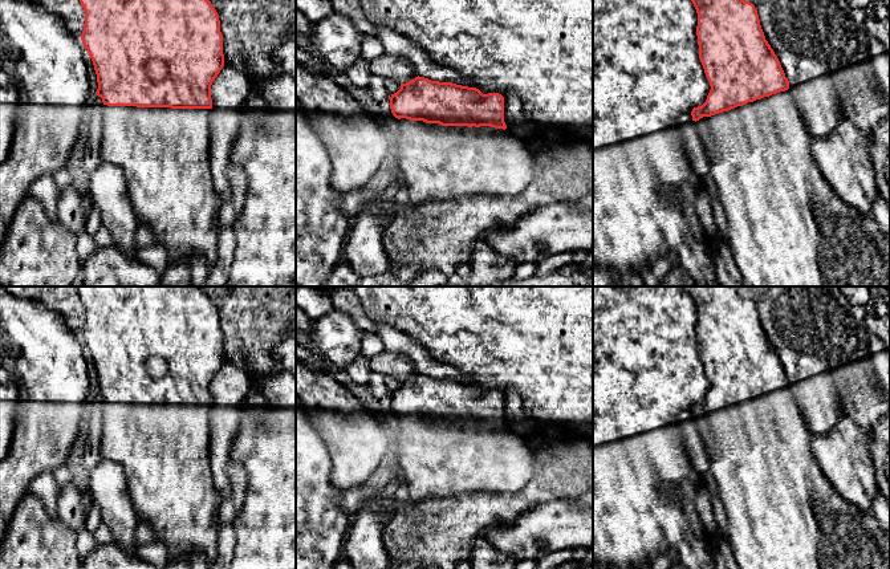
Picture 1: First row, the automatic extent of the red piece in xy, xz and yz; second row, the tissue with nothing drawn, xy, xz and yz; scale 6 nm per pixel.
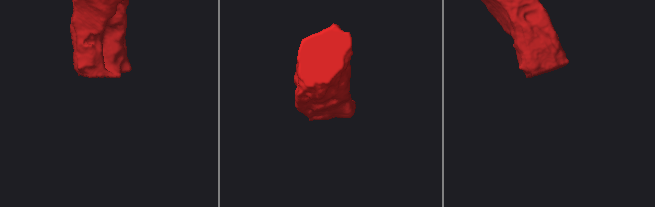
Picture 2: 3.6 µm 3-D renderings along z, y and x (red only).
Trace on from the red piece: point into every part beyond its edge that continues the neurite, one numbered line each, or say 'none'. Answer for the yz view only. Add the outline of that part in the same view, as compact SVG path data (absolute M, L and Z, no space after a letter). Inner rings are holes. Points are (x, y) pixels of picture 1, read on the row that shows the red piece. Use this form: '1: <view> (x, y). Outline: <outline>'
1: yz (787, 227). Outline: M791 90L780 92L726 113L703 117L696 123L698 135L710 162L710 176L727 215L727 241L740 272L743 286L890 286L890 237L871 215L862 215L846 204L826 183L810 151L812 137L793 101Z

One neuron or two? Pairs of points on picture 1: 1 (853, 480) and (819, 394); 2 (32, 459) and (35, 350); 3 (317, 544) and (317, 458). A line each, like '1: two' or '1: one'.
1: two
2: one
3: one

